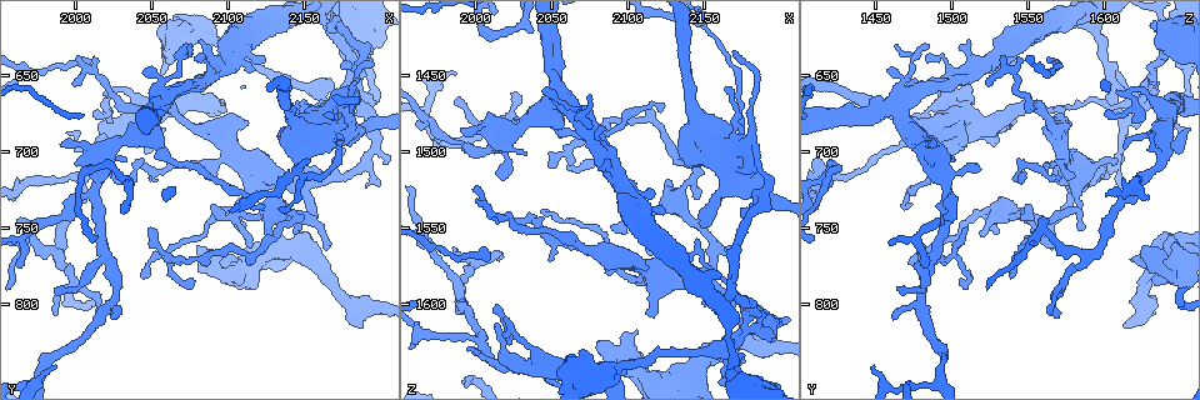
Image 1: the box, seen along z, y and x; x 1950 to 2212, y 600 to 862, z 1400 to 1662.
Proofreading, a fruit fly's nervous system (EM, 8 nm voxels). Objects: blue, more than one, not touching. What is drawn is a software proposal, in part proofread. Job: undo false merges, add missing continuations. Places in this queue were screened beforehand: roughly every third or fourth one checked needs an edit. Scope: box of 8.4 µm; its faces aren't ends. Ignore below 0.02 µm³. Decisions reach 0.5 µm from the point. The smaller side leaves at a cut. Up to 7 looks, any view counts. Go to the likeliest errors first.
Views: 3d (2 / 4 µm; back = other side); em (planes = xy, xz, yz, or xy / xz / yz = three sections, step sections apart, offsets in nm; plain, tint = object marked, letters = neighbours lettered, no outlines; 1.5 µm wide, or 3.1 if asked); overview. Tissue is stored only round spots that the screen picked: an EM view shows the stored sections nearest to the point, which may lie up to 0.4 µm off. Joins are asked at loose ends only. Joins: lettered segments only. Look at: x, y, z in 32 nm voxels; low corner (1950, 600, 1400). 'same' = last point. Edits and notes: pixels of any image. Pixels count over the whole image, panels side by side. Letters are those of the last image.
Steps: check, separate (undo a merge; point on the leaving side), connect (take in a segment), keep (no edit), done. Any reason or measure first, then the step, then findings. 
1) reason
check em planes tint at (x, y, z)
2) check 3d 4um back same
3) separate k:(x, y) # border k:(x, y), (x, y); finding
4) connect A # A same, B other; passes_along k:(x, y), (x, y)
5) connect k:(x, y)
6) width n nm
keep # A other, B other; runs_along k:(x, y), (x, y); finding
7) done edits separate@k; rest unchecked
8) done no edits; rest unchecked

sharp bend
check em planes letters at (2012, 708, 1422)

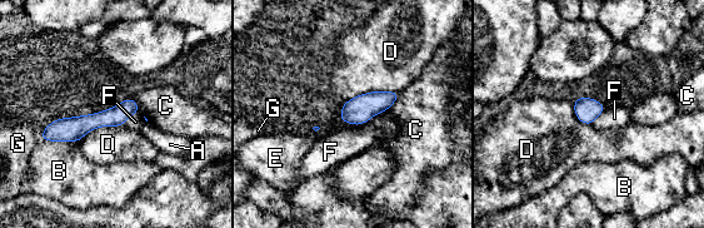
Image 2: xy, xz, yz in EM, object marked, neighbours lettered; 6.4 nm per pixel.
keep # A other, B other, C other, D other, E other, F other, G other; border 2:(398, 92), (367, 92), (345, 102); one cell here

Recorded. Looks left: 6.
tapers out
check 3d 2um at (2016, 810, 1570)

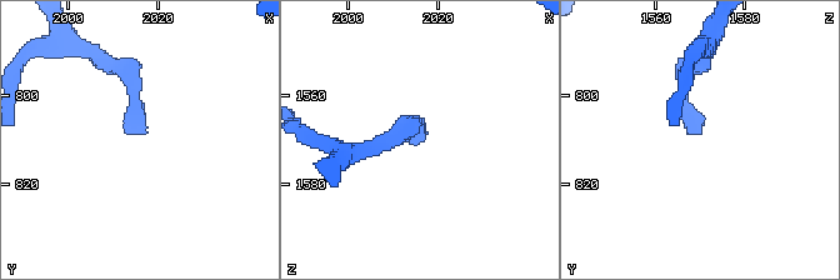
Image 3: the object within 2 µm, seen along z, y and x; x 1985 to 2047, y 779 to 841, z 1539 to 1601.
check em planes letters at (2017, 809, 1569)

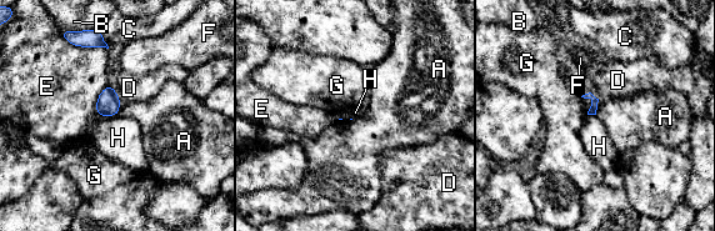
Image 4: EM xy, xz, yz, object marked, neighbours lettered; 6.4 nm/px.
longest_contact E 240 nm
keep # A other, B other, C other, D other, E other, F other, G other, H other; no lettered segment goes on from it

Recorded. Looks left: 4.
a fork
check 3d 2um at (1986, 768, 1590)

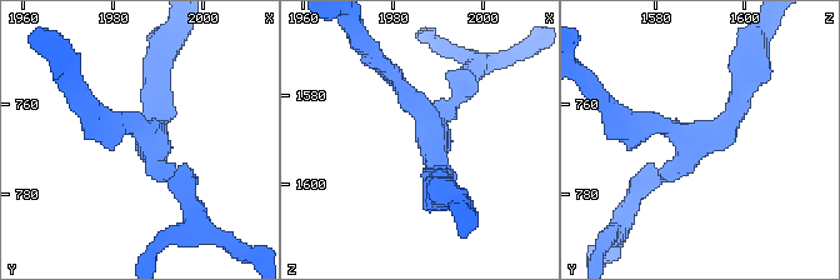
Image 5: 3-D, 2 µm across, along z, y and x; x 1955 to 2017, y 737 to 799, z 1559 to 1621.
now the EM
check em planes letters at (1988, 768, 1589)

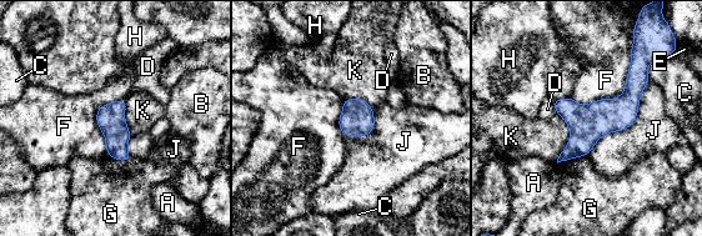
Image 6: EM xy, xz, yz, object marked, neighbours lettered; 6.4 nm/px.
width 190 nm
keep # A other, B other, C other, D other, E other, F other, G other, H other, J other, K other; runs_along 6:(638, 63), (633, 90), (562, 157); one cell here

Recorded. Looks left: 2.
done no edits; rest unchecked

